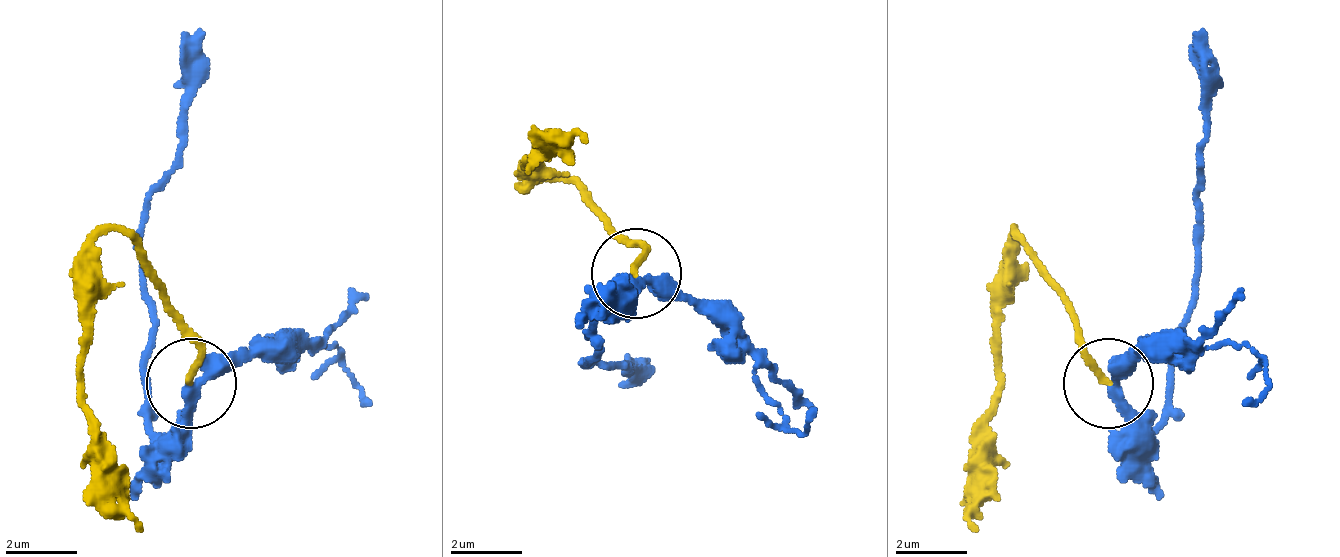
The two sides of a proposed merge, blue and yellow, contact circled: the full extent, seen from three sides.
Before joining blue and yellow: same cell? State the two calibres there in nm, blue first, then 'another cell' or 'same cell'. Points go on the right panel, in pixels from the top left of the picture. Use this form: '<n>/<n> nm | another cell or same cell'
280/180 nm | same cell

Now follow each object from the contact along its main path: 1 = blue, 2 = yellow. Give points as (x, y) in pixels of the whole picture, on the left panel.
1: (189, 381), (162, 435), (144, 417), (144, 192), (180, 156), (189, 48), (207, 30)
2: (189, 381), (198, 336), (153, 264), (117, 228), (99, 246), (90, 471), (144, 534)

